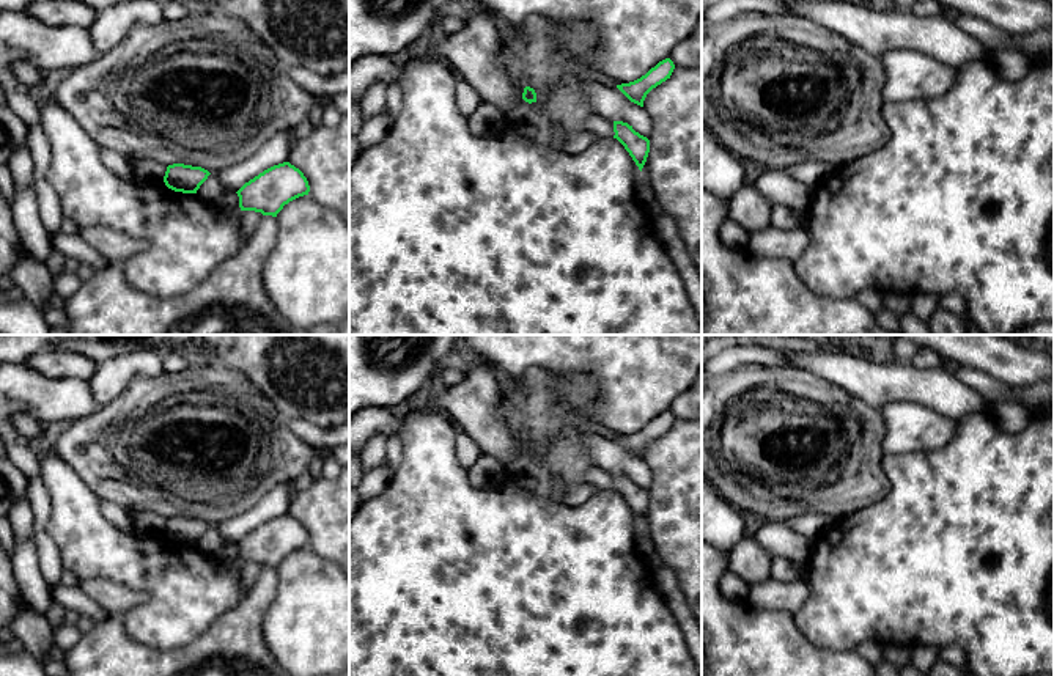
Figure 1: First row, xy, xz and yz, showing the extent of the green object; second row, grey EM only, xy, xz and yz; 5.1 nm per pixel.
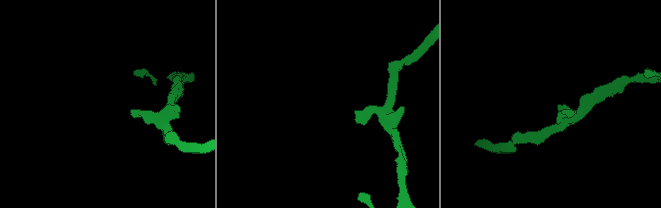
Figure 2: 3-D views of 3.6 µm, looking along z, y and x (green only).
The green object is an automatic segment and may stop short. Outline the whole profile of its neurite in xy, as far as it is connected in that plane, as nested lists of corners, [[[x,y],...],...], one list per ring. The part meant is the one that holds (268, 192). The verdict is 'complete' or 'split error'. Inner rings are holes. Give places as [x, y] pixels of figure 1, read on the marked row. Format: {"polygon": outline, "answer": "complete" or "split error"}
{"polygon": [[[283,162],[260,173],[236,193],[241,211],[277,217],[285,204],[308,192],[310,186],[304,173],[289,162]]], "answer": "complete"}

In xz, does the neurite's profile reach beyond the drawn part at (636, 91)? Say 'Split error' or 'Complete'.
Complete

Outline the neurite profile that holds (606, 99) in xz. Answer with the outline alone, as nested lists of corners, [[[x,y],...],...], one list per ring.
[[[591,82],[582,88],[585,102],[591,110],[609,119],[628,123],[636,132],[650,138],[653,130],[648,112],[631,102],[614,83]]]

